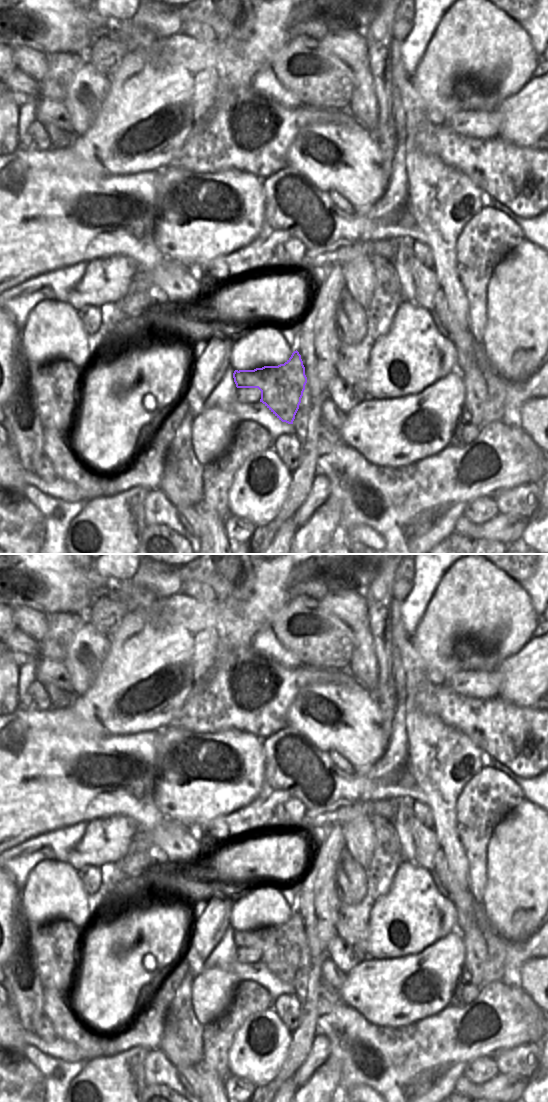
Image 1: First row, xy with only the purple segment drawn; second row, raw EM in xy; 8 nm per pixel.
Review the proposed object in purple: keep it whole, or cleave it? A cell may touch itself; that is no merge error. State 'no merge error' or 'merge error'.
merge error

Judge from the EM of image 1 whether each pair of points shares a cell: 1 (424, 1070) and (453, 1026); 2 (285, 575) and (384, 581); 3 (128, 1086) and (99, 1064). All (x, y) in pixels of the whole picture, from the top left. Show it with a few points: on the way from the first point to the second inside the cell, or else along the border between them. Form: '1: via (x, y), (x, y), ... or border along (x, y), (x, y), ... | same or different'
1: via (427, 1059), (449, 1037) | same
2: border along (383, 564), (362, 593) | different
3: via (121, 1086), (106, 1071) | same

